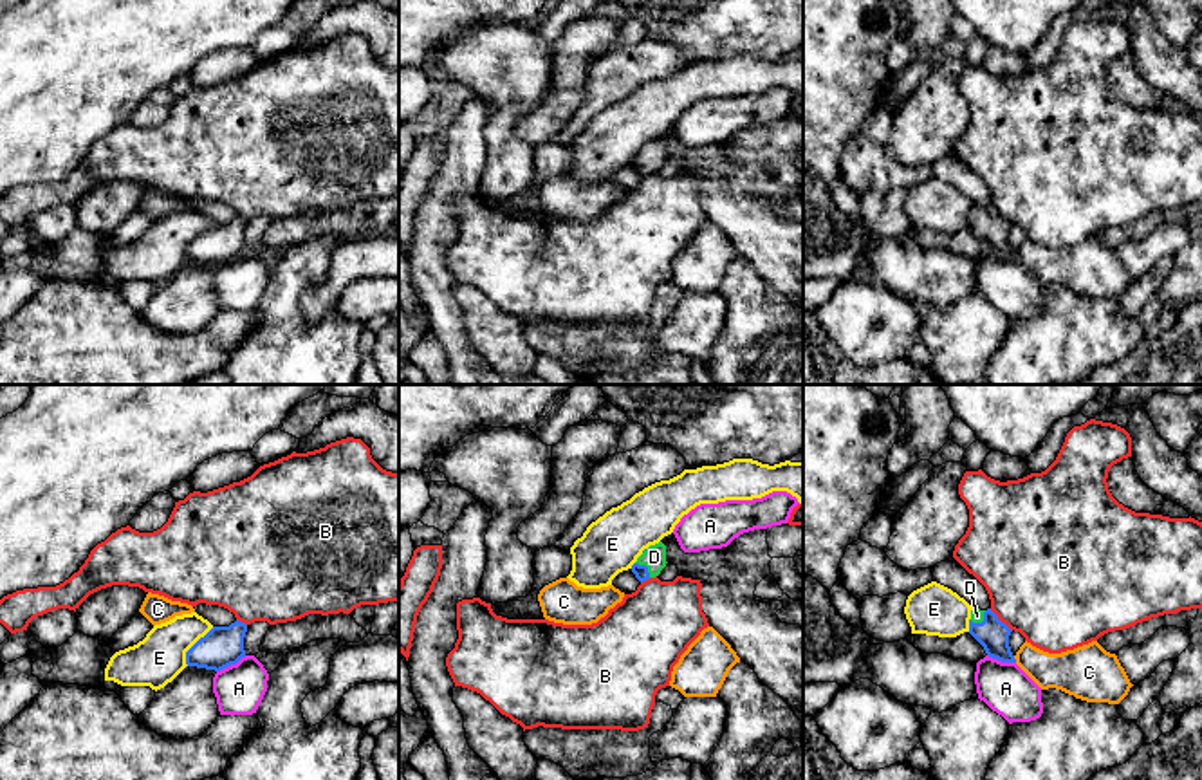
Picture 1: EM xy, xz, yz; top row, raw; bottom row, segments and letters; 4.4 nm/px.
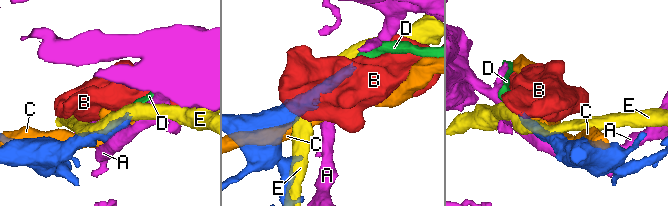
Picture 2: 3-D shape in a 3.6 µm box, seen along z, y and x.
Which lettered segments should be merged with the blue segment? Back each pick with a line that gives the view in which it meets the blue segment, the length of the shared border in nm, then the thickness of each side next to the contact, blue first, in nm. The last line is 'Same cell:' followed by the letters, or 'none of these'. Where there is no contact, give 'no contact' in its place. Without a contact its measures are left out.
D: contact in xz; length 100 nm; calibres 70 and 100 nm
Same cell: D

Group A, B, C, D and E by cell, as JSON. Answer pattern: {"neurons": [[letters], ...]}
{"neurons": [["A"], ["B"], ["C"], ["D"], ["E"]]}

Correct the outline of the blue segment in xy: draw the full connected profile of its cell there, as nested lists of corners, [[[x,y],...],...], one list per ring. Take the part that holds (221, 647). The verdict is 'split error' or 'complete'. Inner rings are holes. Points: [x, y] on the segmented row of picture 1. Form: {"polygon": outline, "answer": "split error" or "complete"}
{"polygon": [[[235,621],[229,627],[213,627],[188,652],[186,664],[220,672],[245,657],[244,637],[247,625]]], "answer": "complete"}

